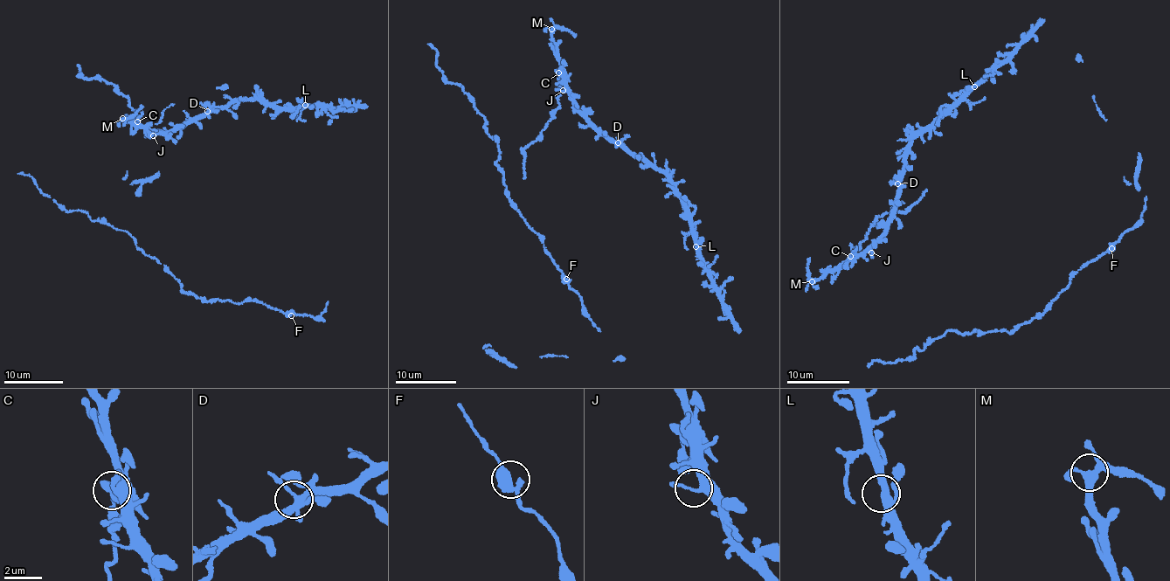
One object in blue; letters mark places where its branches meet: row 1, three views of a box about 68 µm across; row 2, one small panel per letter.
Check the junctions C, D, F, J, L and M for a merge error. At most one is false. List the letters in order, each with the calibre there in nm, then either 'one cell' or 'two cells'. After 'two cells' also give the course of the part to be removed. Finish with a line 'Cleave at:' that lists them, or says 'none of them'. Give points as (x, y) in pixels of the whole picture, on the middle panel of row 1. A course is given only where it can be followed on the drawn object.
C: 280 nm thick; two cells; foreign part runs (559, 72), (559, 103), (536, 141), (523, 148), (523, 178)
D: 320 nm thick; one cell
F: 360 nm thick; one cell
J: 200 nm thick; one cell
L: 300 nm thick; one cell
M: 280 nm thick; one cell
Cleave at: C

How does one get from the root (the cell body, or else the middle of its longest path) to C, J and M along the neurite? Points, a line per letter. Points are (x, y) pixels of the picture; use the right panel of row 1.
C: (902, 183), (881, 237), (866, 248), (865, 252), (850, 256)
J: (902, 183), (882, 232), (873, 245), (871, 252)
M: (902, 183), (882, 232), (875, 244), (862, 252), (849, 255), (834, 270), (812, 281)

